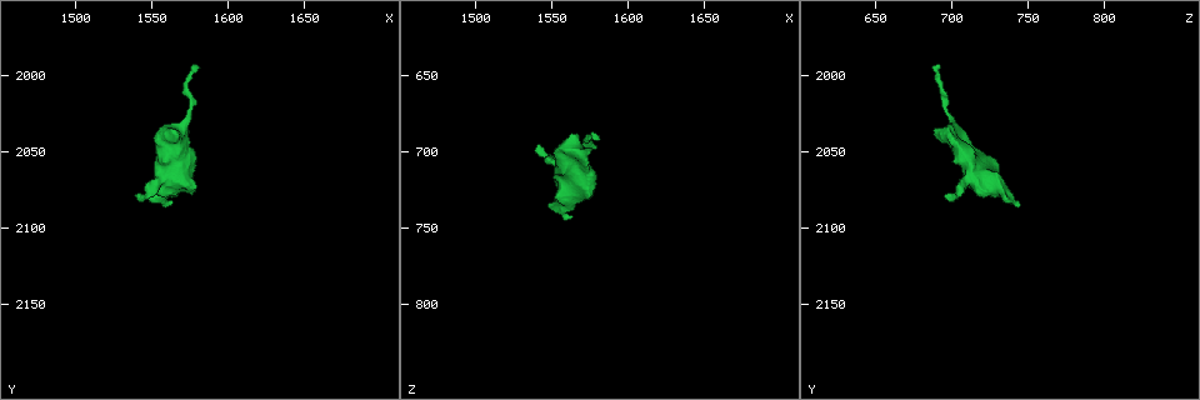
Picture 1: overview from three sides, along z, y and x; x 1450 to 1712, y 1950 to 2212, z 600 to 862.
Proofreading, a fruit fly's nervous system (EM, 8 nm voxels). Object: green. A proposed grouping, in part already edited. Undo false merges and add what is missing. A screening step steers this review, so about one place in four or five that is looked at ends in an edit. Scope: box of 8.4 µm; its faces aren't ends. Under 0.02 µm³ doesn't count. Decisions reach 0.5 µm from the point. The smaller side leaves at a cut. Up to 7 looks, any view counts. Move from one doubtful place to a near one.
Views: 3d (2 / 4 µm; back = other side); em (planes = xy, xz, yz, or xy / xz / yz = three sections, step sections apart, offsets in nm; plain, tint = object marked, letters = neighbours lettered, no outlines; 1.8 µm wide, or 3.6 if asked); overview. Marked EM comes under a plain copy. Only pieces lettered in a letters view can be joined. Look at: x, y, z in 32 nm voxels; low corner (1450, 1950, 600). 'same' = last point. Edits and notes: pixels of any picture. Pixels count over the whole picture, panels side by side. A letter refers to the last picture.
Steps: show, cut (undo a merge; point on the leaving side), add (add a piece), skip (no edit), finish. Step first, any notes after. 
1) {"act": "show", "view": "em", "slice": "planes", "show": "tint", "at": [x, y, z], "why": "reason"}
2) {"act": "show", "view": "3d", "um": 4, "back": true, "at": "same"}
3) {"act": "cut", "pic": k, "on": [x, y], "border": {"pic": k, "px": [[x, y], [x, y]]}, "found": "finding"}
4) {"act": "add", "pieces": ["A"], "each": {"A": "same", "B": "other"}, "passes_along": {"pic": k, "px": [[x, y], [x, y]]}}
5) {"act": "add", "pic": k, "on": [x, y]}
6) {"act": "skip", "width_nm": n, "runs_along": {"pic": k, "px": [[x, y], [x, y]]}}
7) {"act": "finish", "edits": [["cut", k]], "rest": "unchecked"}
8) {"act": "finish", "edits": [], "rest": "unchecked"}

{"act": "show", "view": "em", "slice": "xy", "step": 8, "show": "letters", "at": [1540, 2078, 696], "why": "an open end"}

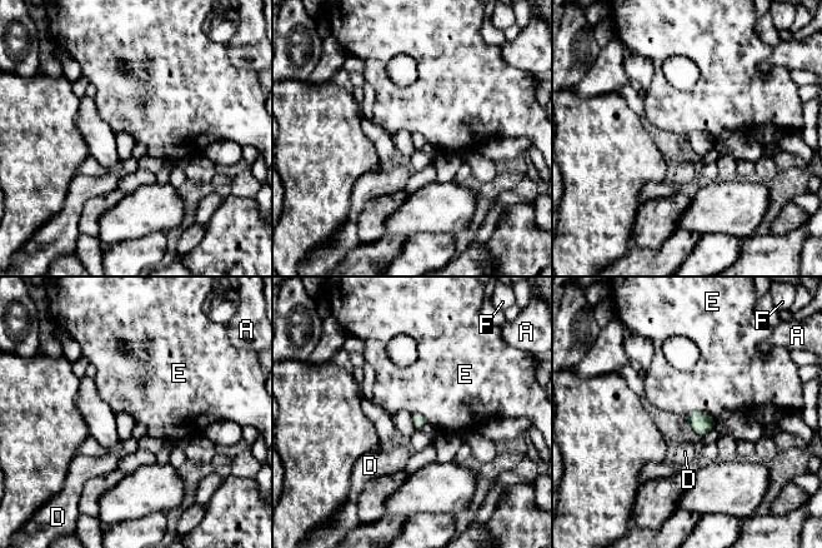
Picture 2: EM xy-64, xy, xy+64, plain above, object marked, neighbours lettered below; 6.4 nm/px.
{"act": "skip", "longest_contact_nm": ["E", 190], "each": {"A": "other", "D": "other", "E": "other", "F": "other"}, "found": "none of them fits"}

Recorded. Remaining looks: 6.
{"act": "show", "view": "3d", "um": 4, "back": true, "at": [1582, 1994, 692], "why": "tapers out"}

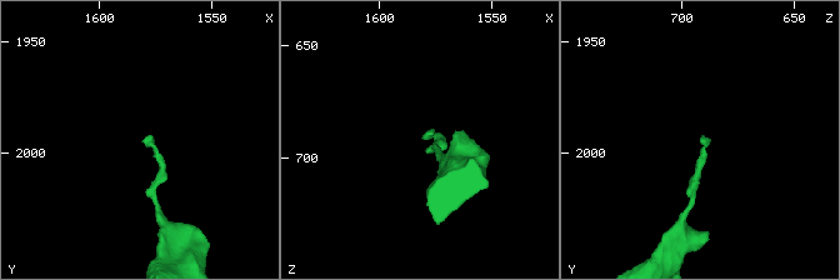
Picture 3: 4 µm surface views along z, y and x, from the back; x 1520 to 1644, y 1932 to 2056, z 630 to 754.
{"act": "show", "view": "em", "um": 3.6, "slice": "planes", "show": "letters", "at": [1582, 1994, 690], "why": "now the EM"}

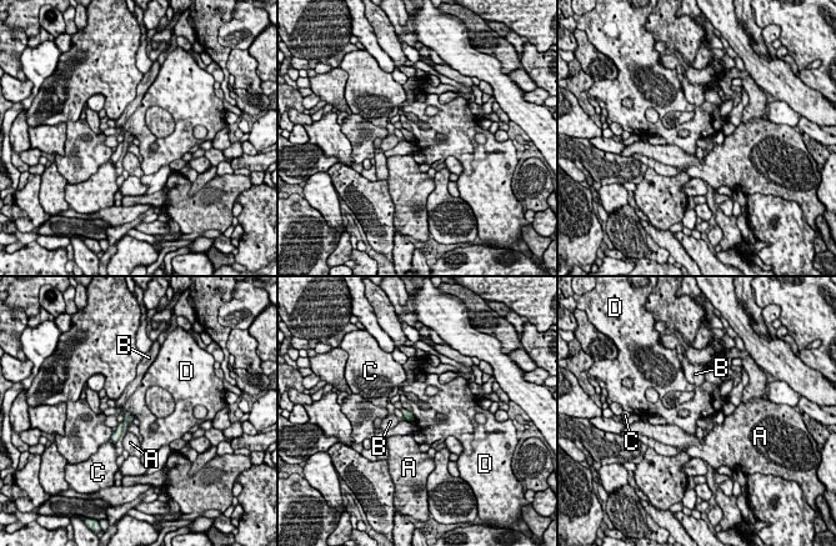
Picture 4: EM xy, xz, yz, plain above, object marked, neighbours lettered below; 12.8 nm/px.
{"act": "skip", "each": {"A": "other", "B": "other", "C": "other", "D": "other"}, "runs_along": {"pic": 4, "px": [[128, 415], [119, 426], [114, 440]]}, "found": "no lettered piece goes on from it"}

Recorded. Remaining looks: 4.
{"act": "finish", "edits": [], "rest": "unchecked"}

